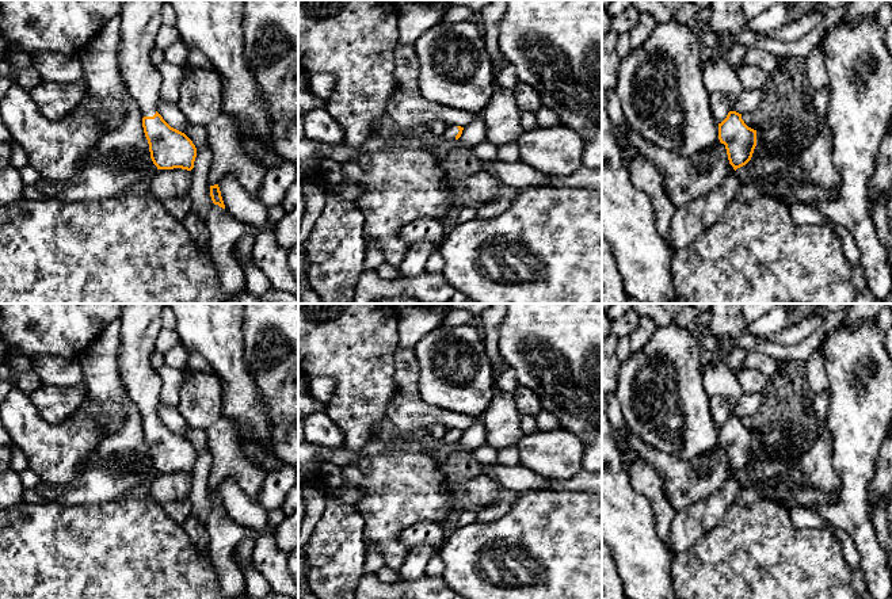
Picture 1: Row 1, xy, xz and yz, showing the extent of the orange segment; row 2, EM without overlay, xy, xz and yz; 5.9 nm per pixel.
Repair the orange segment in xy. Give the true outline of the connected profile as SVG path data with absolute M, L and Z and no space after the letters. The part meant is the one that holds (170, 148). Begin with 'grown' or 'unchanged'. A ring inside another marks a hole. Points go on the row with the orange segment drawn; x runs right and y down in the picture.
grown; M122 0L121 43L118 50L118 69L126 88L142 115L142 127L149 144L150 159L157 169L182 168L191 171L197 157L197 148L182 131L171 127L157 112L157 96L163 85L163 72L156 66L150 54L156 47L155 41L161 28L161 8L165 0Z

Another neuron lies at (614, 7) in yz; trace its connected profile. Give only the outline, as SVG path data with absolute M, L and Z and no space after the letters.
M611 0L606 5L606 11L607 11L610 19L613 19L618 14L621 14L625 8L628 8L630 4L632 4L632 0Z

